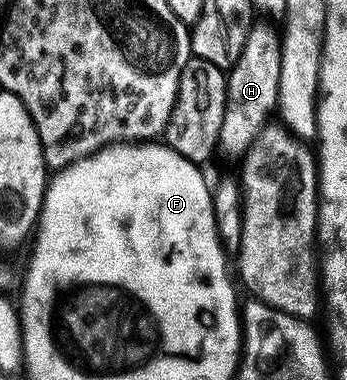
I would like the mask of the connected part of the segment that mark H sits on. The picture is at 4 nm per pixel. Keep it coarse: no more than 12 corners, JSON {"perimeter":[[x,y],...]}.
{"perimeter":[[254,20],[228,72],[216,154],[242,158],[276,110],[280,28]]}

